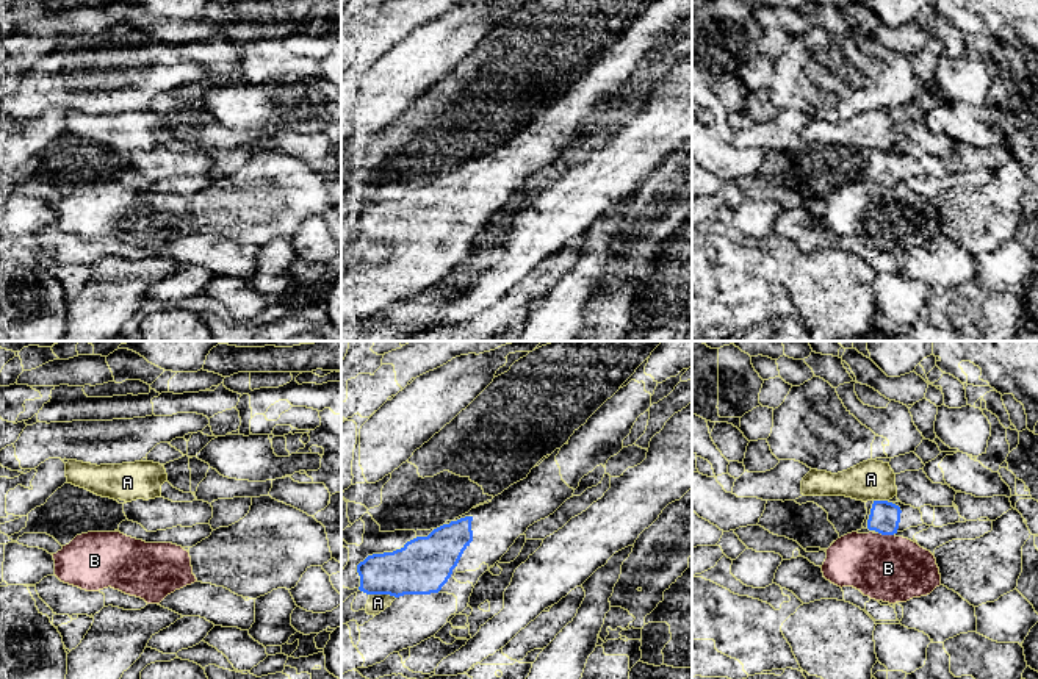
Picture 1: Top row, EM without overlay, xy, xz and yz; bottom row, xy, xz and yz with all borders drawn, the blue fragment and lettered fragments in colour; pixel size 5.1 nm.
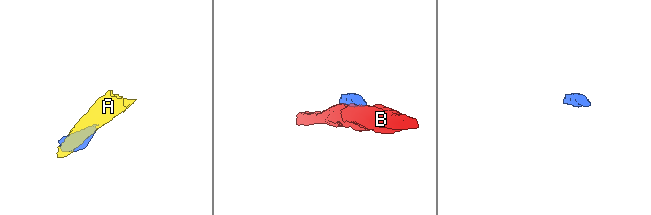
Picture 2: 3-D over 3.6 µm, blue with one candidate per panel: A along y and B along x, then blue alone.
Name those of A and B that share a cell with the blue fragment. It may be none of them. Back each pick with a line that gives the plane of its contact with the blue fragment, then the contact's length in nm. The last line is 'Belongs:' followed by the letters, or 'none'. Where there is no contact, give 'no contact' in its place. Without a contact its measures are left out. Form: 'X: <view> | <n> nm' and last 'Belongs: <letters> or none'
Belongs: none

